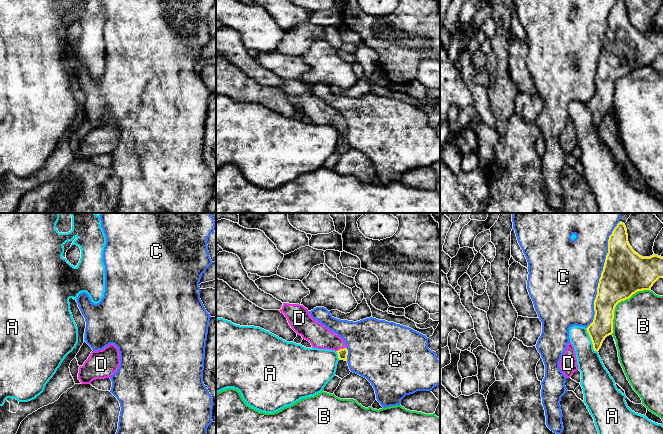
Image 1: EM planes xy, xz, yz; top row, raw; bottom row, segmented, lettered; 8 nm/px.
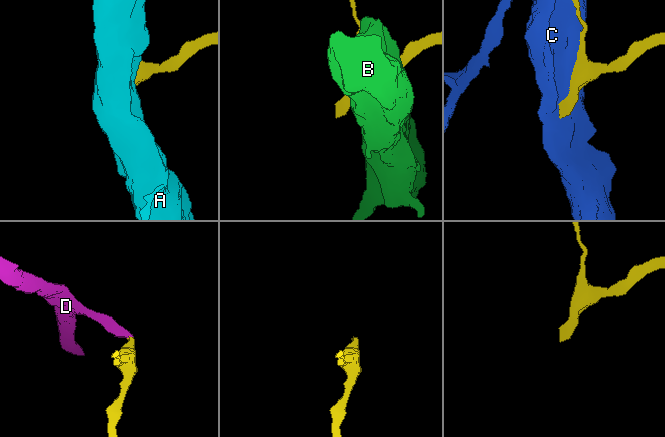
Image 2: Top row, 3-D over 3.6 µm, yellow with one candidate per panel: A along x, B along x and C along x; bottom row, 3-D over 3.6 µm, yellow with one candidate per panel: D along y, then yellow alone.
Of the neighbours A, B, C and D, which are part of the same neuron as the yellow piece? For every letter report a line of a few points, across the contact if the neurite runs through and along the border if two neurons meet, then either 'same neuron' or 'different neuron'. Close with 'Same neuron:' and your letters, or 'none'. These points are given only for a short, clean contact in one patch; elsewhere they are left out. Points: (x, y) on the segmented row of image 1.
A: line yz (585, 328), (592, 347), (597, 352); different neuron
B: different neuron
C: different neuron
D: line xz (342, 353), (341, 349), (334, 342), (319, 336); same neuron
Same neuron: D

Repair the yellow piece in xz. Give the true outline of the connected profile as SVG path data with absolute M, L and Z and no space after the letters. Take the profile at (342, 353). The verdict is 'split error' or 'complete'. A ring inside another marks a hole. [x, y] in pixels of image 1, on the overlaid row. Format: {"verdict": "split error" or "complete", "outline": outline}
{"verdict": "split error", "outline": "M283 303L279 310L285 315L291 328L309 341L313 348L334 350L339 360L347 361L347 344L336 333L313 319L303 305Z"}

